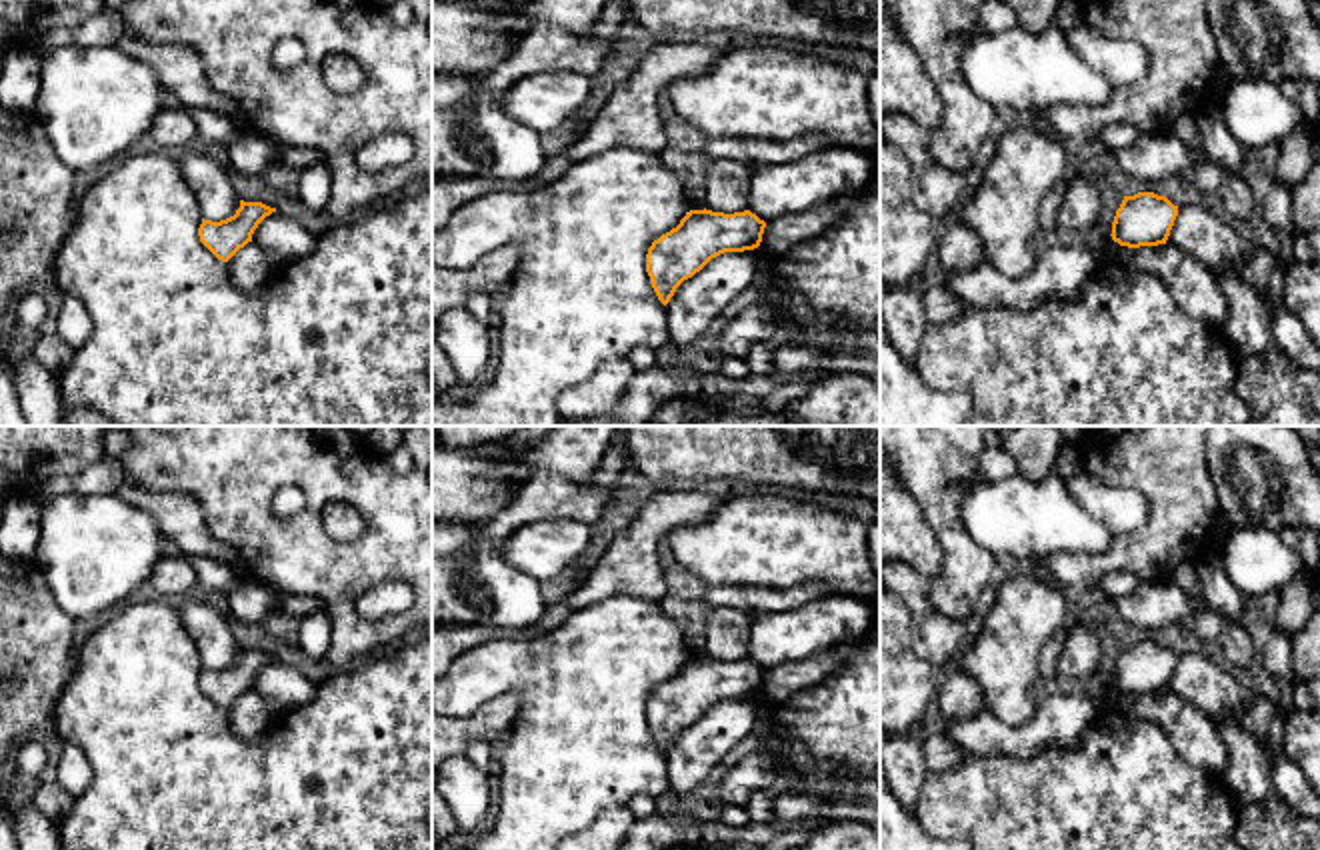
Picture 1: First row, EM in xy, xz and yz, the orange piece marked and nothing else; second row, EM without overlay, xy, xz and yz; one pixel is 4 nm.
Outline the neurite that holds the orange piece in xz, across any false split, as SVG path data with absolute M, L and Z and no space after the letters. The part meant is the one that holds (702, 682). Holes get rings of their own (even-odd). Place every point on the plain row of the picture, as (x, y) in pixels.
M690 658L676 676L652 690L646 720L658 748L666 754L676 736L724 700L754 698L766 670L750 658L724 662Z

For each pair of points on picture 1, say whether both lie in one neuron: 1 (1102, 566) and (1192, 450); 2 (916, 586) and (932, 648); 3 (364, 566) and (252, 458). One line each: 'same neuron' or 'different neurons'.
1: same neuron
2: same neuron
3: same neuron

